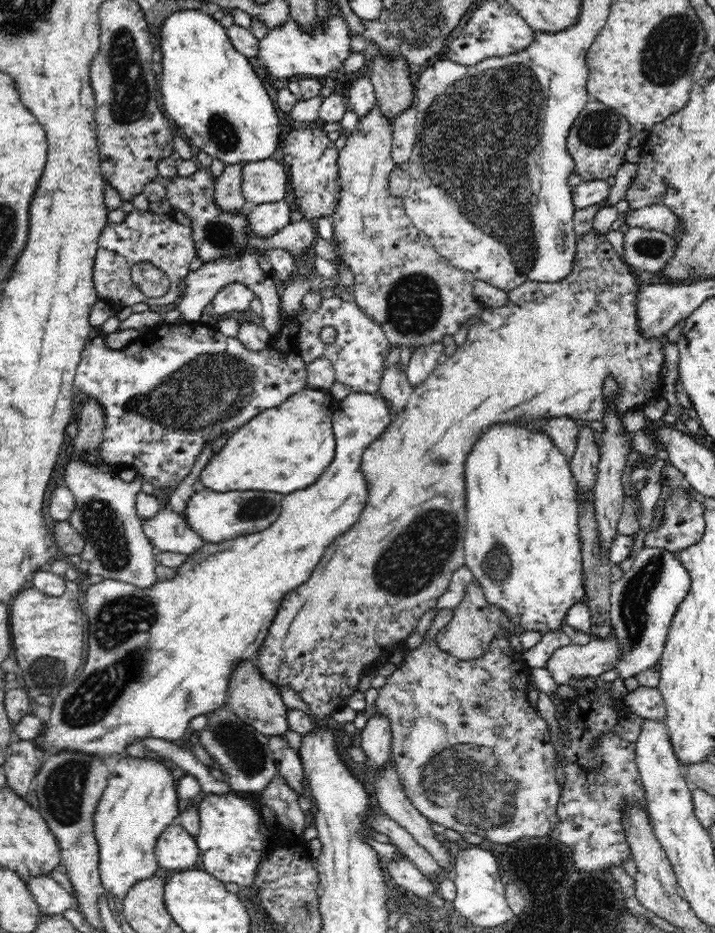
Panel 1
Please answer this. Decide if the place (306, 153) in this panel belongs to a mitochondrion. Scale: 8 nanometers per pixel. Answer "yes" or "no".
no

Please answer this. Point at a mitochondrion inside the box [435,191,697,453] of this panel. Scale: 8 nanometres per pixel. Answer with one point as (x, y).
(652, 248)

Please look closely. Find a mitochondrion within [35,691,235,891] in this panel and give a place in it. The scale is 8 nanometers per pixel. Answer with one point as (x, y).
(62, 792)

